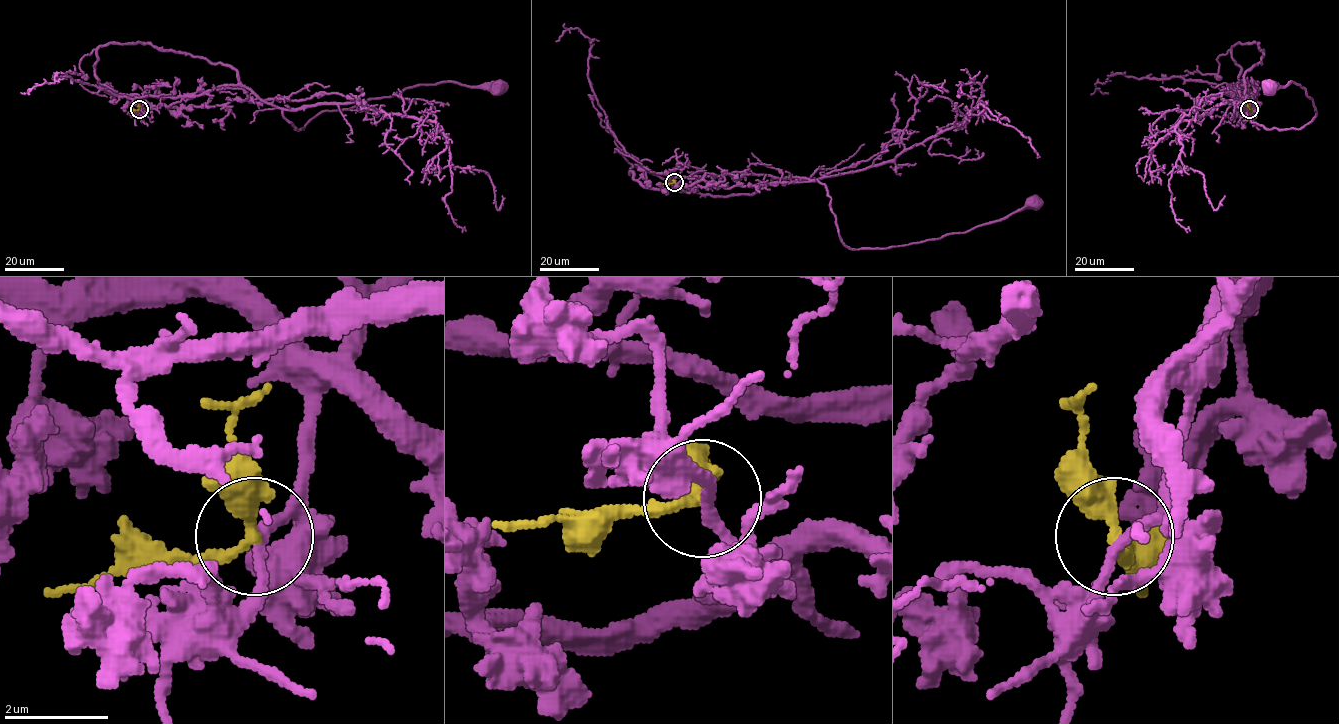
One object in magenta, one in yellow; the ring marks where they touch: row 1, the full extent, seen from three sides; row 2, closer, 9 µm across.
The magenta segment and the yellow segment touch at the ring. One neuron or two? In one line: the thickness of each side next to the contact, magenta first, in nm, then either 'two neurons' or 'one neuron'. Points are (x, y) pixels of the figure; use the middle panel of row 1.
180/300 nm | two neurons

